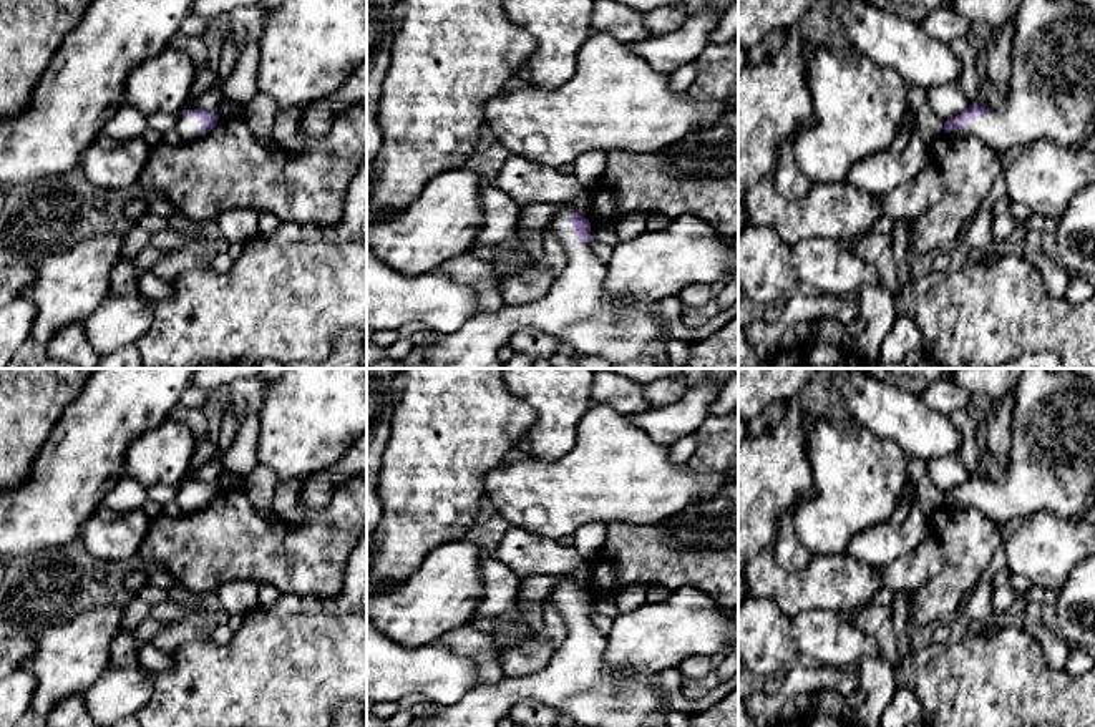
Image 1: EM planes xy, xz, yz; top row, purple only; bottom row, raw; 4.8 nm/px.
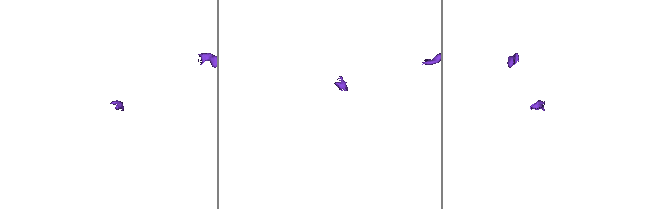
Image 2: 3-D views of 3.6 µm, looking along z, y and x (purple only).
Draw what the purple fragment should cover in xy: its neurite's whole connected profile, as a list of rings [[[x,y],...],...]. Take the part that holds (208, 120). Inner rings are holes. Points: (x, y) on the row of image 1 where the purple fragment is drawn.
[[[182,110],[176,124],[176,131],[181,134],[184,143],[191,143],[207,131],[211,131],[219,116],[201,110]]]

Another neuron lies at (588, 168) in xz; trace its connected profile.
[[[591,149],[577,156],[574,161],[574,176],[587,189],[596,184],[606,169],[607,153],[602,149]]]

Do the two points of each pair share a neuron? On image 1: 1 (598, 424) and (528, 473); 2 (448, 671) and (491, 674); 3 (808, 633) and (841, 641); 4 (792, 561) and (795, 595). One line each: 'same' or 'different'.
1: same
2: different
3: same
4: different

